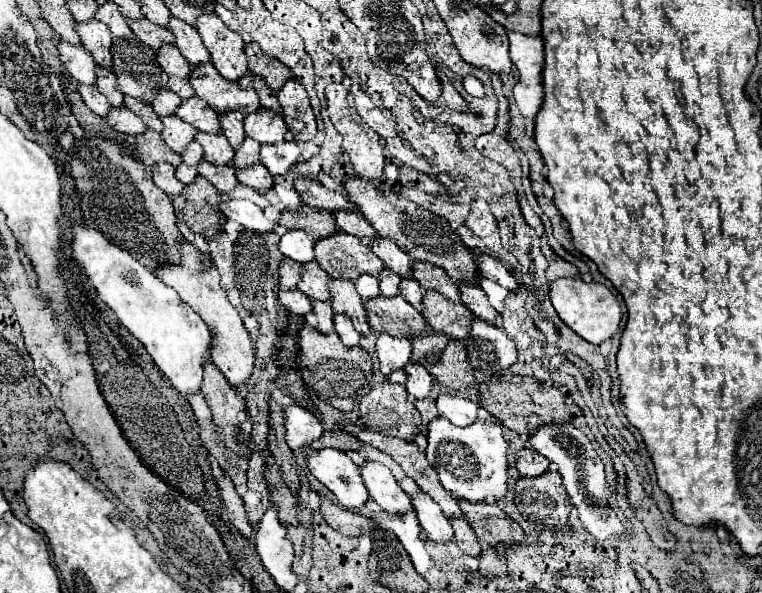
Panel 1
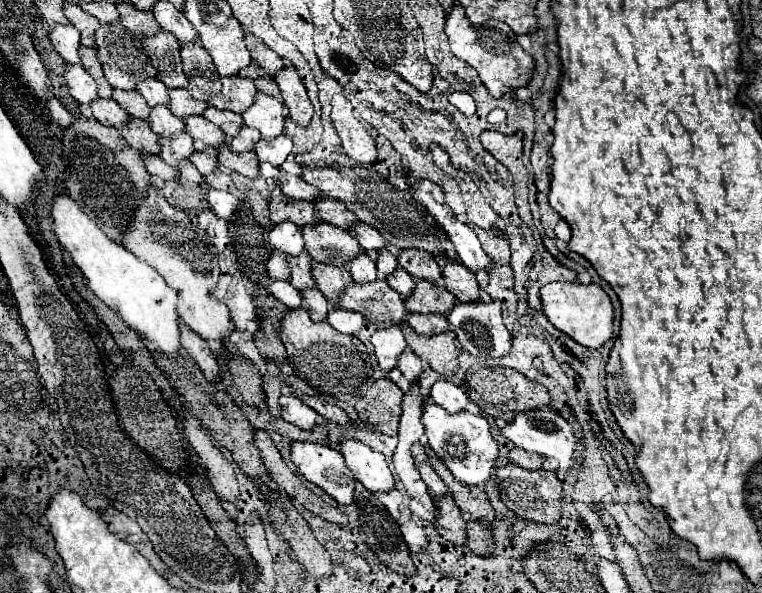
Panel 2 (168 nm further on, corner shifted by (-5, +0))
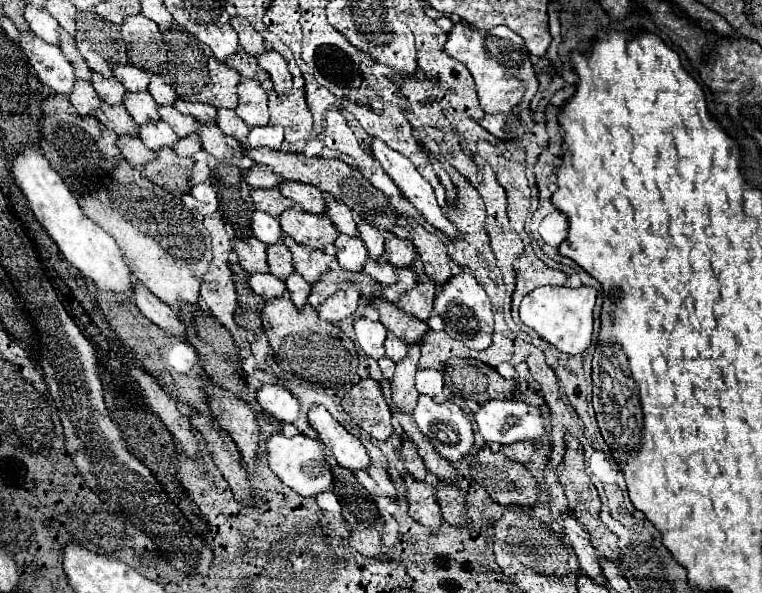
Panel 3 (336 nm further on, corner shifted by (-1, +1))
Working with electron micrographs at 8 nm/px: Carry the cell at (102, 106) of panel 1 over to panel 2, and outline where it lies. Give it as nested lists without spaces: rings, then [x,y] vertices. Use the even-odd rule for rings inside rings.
[[[68,64],[66,80],[70,94],[74,96],[74,100],[78,100],[78,104],[90,104],[94,102],[94,98],[98,98],[98,86],[94,78],[90,78],[90,74],[86,74],[86,70],[80,64],[76,66]]]

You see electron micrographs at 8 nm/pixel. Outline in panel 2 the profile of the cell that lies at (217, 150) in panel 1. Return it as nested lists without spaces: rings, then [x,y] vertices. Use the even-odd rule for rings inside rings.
[[[188,116],[184,118],[184,124],[186,124],[186,132],[194,140],[196,150],[206,150],[206,146],[216,148],[220,144],[226,144],[226,136],[222,134],[222,130],[218,130],[218,126],[214,126],[210,120],[202,116]]]

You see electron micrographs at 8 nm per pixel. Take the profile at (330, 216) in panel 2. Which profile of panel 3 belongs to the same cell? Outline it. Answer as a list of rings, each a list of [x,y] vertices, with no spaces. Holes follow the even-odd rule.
[[[282,181],[282,185],[278,185],[278,189],[284,197],[292,199],[298,207],[302,207],[308,213],[324,213],[324,209],[326,209],[322,191],[316,187],[310,187],[306,183],[296,183],[296,181]]]

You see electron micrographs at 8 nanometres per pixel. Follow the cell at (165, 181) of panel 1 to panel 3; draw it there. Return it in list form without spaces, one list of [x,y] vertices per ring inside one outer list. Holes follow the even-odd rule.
[[[120,135],[118,137],[118,149],[120,149],[122,157],[134,169],[142,169],[148,161],[154,159],[154,151],[146,149],[146,145],[138,137],[134,137],[134,135]]]

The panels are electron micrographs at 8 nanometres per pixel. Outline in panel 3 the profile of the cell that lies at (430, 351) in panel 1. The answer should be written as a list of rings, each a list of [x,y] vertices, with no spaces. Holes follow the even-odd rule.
[[[410,265],[410,269],[414,269],[414,273],[418,277],[418,285],[400,297],[398,309],[414,315],[416,319],[426,321],[428,315],[430,315],[430,311],[432,311],[436,283],[430,277],[426,277],[426,273],[420,271],[416,265]]]

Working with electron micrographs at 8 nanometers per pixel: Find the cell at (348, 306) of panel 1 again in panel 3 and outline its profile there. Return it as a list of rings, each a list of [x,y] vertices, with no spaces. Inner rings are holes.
[[[282,235],[282,243],[292,251],[292,265],[308,283],[316,283],[322,273],[330,271],[334,265],[334,255],[328,255],[320,249],[306,249],[298,245],[288,235]]]

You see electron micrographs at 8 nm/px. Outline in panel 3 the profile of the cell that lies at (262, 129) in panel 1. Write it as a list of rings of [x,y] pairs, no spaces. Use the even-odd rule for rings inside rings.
[[[240,81],[238,83],[238,107],[236,115],[248,127],[268,125],[268,95],[258,81]]]

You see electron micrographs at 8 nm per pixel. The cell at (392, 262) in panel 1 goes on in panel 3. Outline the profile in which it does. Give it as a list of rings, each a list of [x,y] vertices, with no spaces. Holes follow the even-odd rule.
[[[324,195],[324,201],[326,201],[326,213],[328,213],[332,225],[340,233],[346,233],[352,237],[358,235],[358,227],[352,217],[352,211],[346,205],[342,205],[342,201],[334,201],[334,197],[330,197],[330,195]]]

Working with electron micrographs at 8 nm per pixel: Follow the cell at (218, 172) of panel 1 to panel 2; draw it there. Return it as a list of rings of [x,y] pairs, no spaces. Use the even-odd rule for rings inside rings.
[[[206,148],[204,152],[194,152],[190,156],[190,162],[200,170],[202,176],[214,174],[218,170],[218,152],[214,148]]]

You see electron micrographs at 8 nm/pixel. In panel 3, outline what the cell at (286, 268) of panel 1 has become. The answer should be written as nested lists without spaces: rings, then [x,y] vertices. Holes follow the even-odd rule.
[[[234,237],[232,241],[232,249],[238,255],[238,263],[248,273],[268,273],[266,245],[262,245],[254,237]]]

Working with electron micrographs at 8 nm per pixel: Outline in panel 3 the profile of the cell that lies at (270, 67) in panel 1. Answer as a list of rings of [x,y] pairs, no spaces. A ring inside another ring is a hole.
[[[232,17],[230,23],[232,23],[232,27],[236,29],[236,33],[238,33],[238,37],[240,37],[240,47],[242,47],[246,53],[250,53],[250,55],[264,53],[266,47],[264,47],[262,35],[260,35],[246,19],[242,19],[242,17]]]

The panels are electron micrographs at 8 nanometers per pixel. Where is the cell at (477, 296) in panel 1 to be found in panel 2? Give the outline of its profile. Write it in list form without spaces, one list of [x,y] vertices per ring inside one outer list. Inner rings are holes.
[[[448,260],[446,266],[442,268],[442,276],[444,276],[444,286],[448,292],[452,292],[460,302],[480,302],[480,286],[478,280],[474,276],[474,272],[466,270],[466,266],[462,266],[456,260]]]

